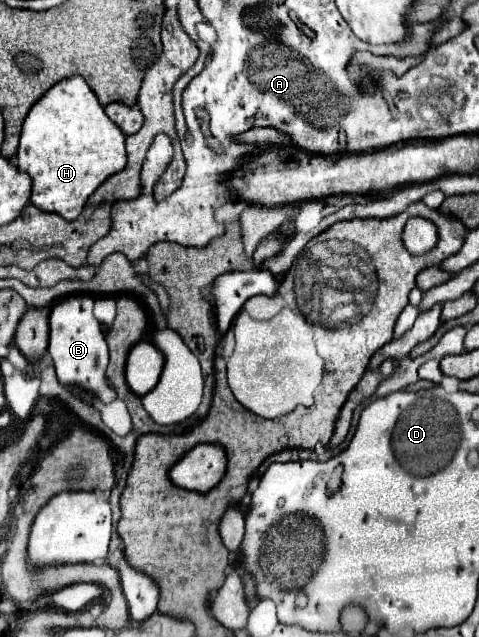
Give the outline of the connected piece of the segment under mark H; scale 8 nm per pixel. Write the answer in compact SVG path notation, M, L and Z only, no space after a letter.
M82 76L56 82L28 112L20 148L18 168L32 178L30 202L44 212L76 220L90 194L112 174L126 166L126 134L106 116L96 94Z

